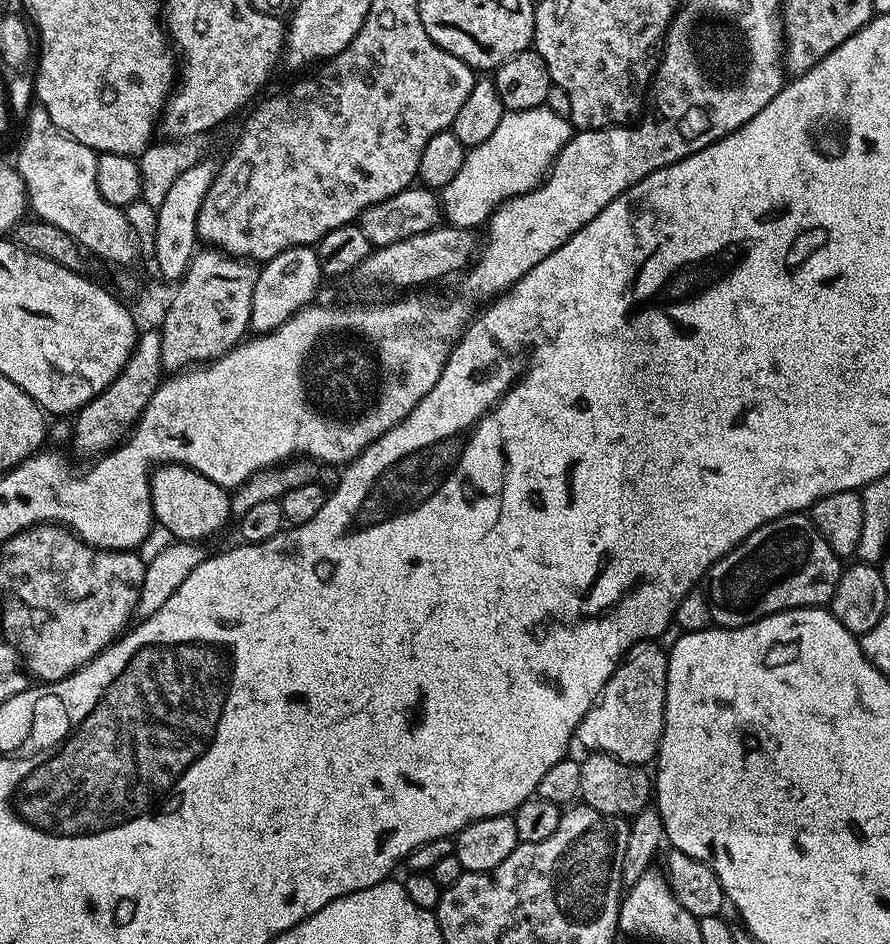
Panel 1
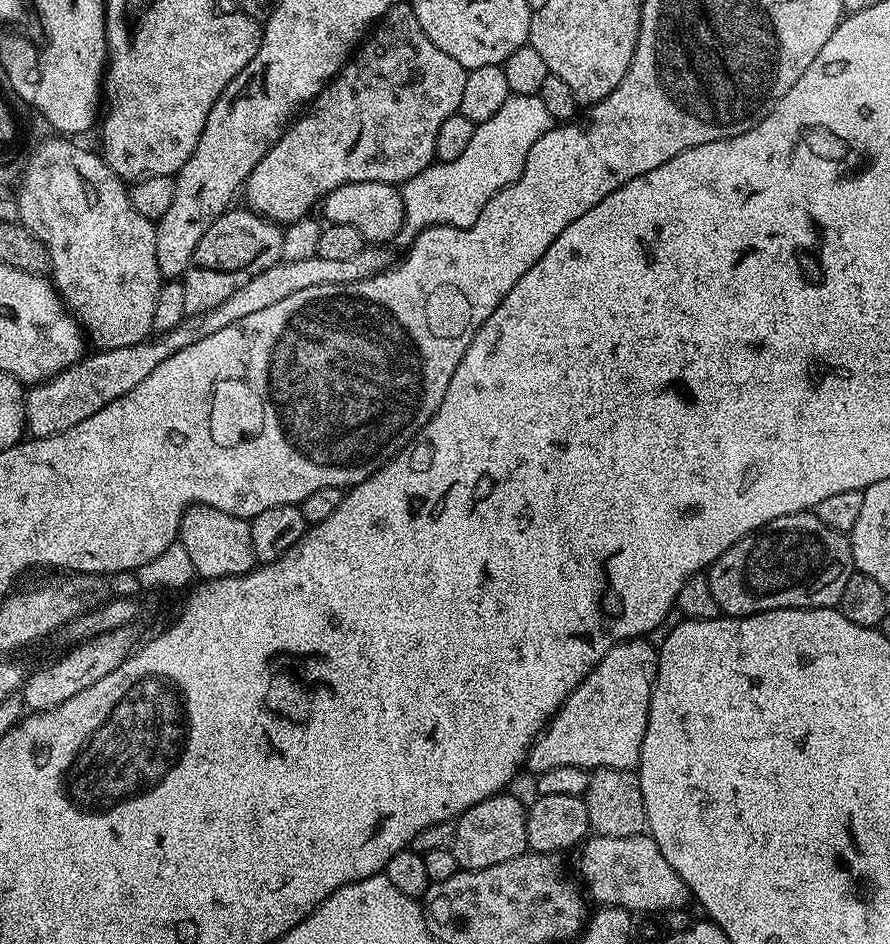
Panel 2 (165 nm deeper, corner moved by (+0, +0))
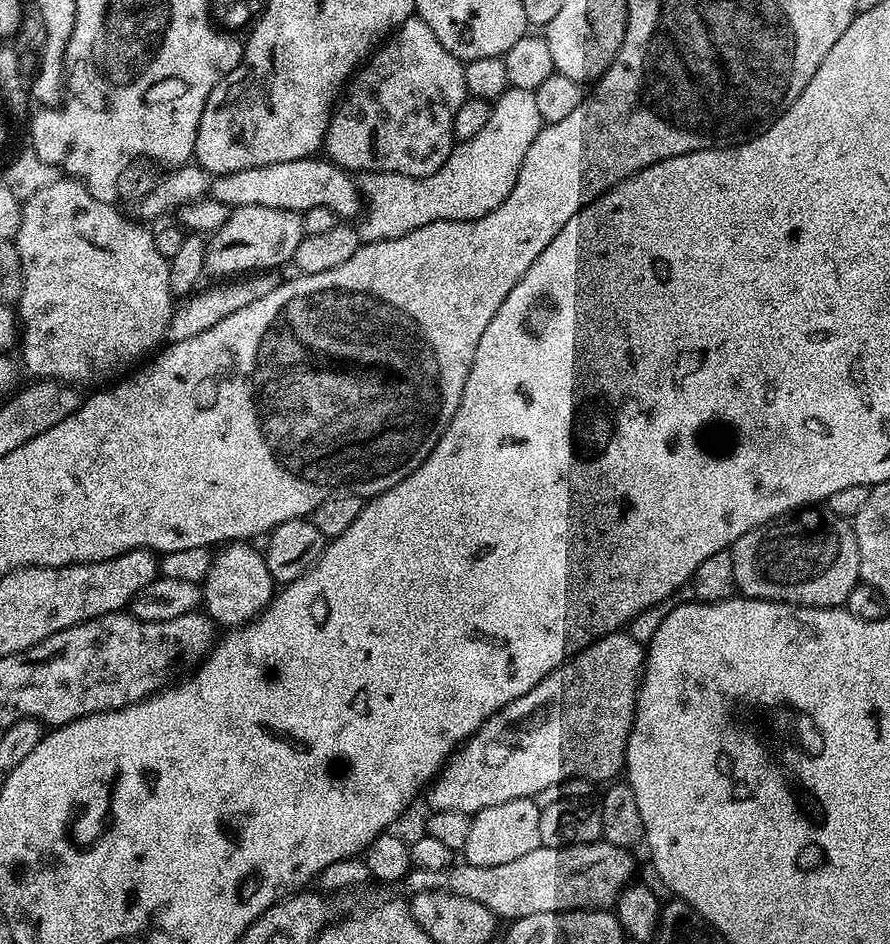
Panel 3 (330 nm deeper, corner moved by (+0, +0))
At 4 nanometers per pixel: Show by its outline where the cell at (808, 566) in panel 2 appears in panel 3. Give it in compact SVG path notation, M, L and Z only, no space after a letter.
M805 506L797 511L788 513L787 516L773 523L760 524L754 530L750 530L746 534L739 536L733 542L730 551L734 558L734 582L736 583L737 593L741 597L750 600L777 600L783 604L798 604L805 608L839 608L847 605L850 598L850 590L854 590L854 586L861 583L856 529L849 521L838 518L838 514L834 514L826 506Z

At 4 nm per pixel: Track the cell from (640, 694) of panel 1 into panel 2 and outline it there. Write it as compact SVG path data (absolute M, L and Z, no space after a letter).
M644 638L625 640L623 644L615 644L601 660L596 661L595 668L570 693L567 700L560 705L556 715L548 721L544 731L529 747L526 768L529 768L532 774L539 774L567 764L585 770L598 768L632 770L639 765L642 738L646 734L646 722L652 697L654 665L658 659L657 649L651 648L648 642Z

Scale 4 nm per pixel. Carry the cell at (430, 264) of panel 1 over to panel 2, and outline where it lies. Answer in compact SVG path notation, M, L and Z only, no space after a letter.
M365 246L358 250L358 254L350 254L350 258L314 255L305 260L284 260L250 278L250 282L234 290L234 294L230 294L230 298L223 300L217 308L189 315L175 328L161 331L157 340L148 338L138 344L96 350L93 356L85 355L52 379L27 389L24 398L24 423L27 431L39 438L53 436L62 430L78 426L82 418L90 418L90 414L102 410L102 406L134 390L134 386L138 386L138 382L142 382L142 378L146 378L146 374L150 374L154 366L158 366L158 362L166 362L170 354L178 354L178 350L206 338L206 334L214 334L214 330L222 330L222 326L230 326L230 322L238 322L238 318L246 318L246 314L258 314L258 310L266 310L266 306L274 306L274 302L282 302L284 298L290 298L300 290L310 290L310 286L334 286L369 280L377 272L389 267L388 250L384 246Z

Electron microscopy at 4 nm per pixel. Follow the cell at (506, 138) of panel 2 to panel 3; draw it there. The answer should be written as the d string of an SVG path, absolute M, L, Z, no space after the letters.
M508 87L492 104L492 113L486 126L482 126L482 130L478 130L474 138L459 141L446 158L444 165L434 174L417 178L397 172L363 173L358 183L366 211L355 225L361 241L365 244L373 244L383 240L393 240L402 238L430 222L477 220L490 214L490 210L497 208L514 190L514 182L518 182L518 170L522 170L522 158L526 158L526 150L530 150L530 142L538 138L540 129L544 125L542 114L538 114L538 101L534 98L534 92Z

